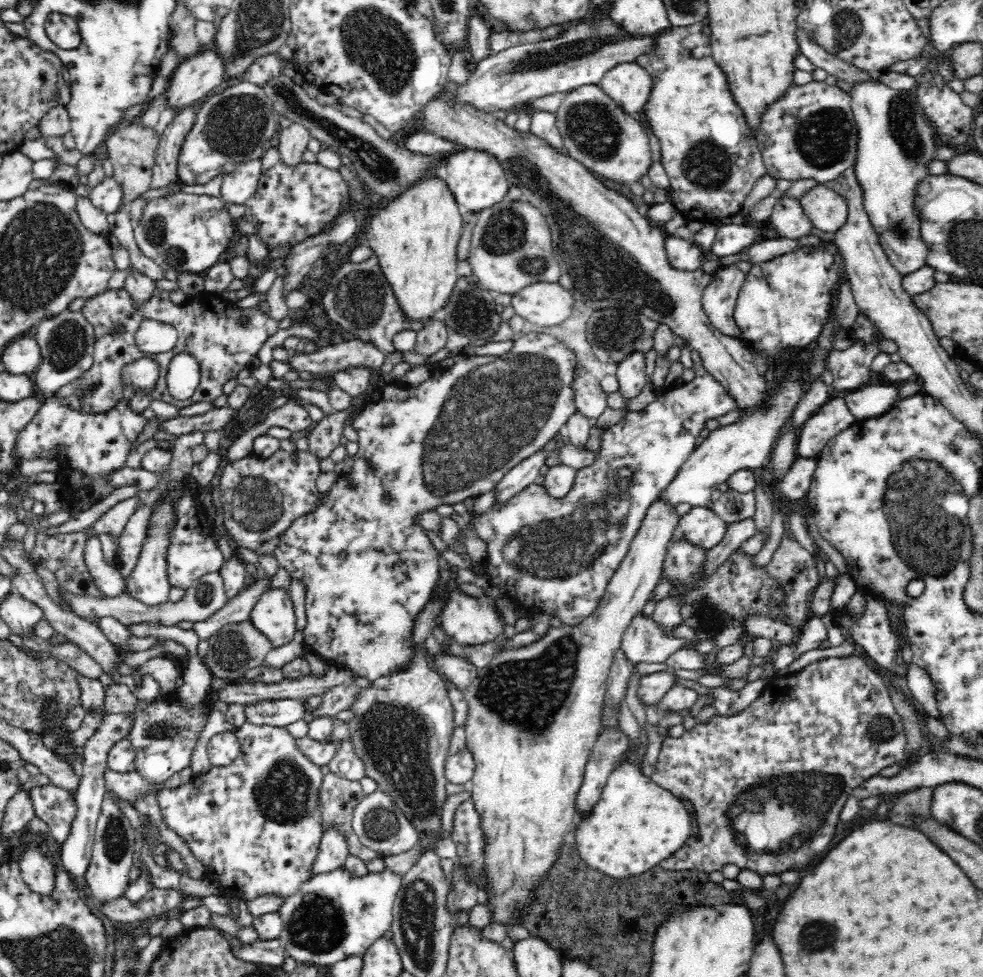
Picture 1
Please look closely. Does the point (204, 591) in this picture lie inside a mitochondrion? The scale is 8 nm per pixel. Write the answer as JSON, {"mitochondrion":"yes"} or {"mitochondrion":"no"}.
{"mitochondrion":"yes"}

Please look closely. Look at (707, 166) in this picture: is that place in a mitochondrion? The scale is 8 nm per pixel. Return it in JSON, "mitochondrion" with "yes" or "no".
{"mitochondrion":"yes"}

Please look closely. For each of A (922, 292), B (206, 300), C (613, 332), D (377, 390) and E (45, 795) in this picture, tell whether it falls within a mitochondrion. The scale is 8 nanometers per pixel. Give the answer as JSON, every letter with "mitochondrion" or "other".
{"A":"other","B":"other","C":"mitochondrion","D":"other","E":"other"}

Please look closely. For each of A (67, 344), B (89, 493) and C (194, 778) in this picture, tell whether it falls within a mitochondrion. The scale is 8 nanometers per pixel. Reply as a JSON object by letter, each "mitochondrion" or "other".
{"A":"mitochondrion","B":"other","C":"other"}

